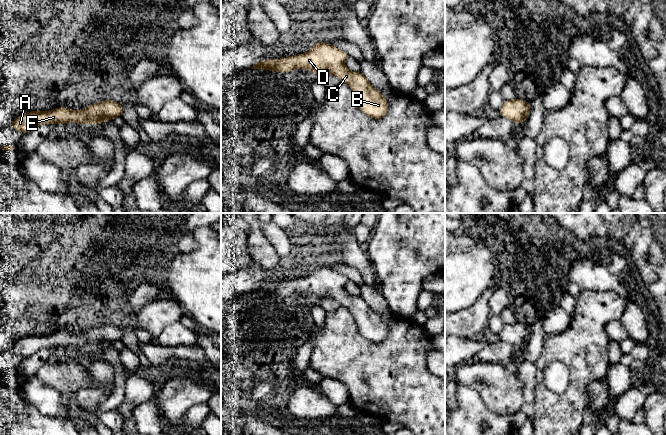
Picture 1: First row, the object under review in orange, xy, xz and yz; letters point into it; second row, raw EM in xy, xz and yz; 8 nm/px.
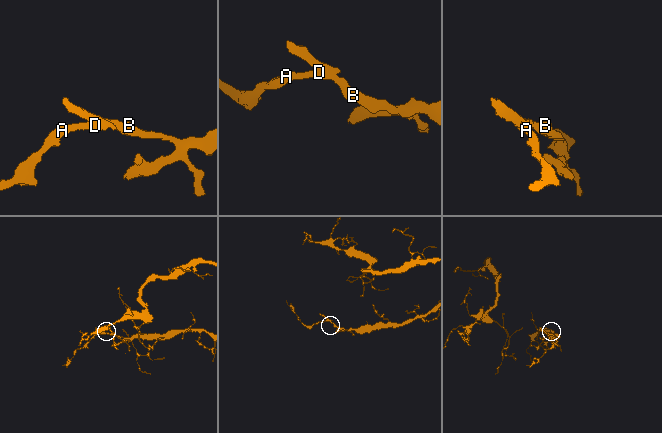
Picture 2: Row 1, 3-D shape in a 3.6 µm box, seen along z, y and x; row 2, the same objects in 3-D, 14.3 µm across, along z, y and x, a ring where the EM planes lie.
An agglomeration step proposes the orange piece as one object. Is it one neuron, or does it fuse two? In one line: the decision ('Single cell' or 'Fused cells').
Single cell

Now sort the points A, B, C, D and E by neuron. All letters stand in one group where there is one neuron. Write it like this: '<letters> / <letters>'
A B C D E

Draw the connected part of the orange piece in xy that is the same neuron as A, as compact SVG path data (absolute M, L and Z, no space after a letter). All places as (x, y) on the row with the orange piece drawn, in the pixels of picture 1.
M105 100L91 104L81 110L69 110L66 107L58 107L50 111L31 111L19 115L9 127L14 130L28 133L42 124L66 124L77 122L83 125L100 124L122 116L123 107L118 102Z

